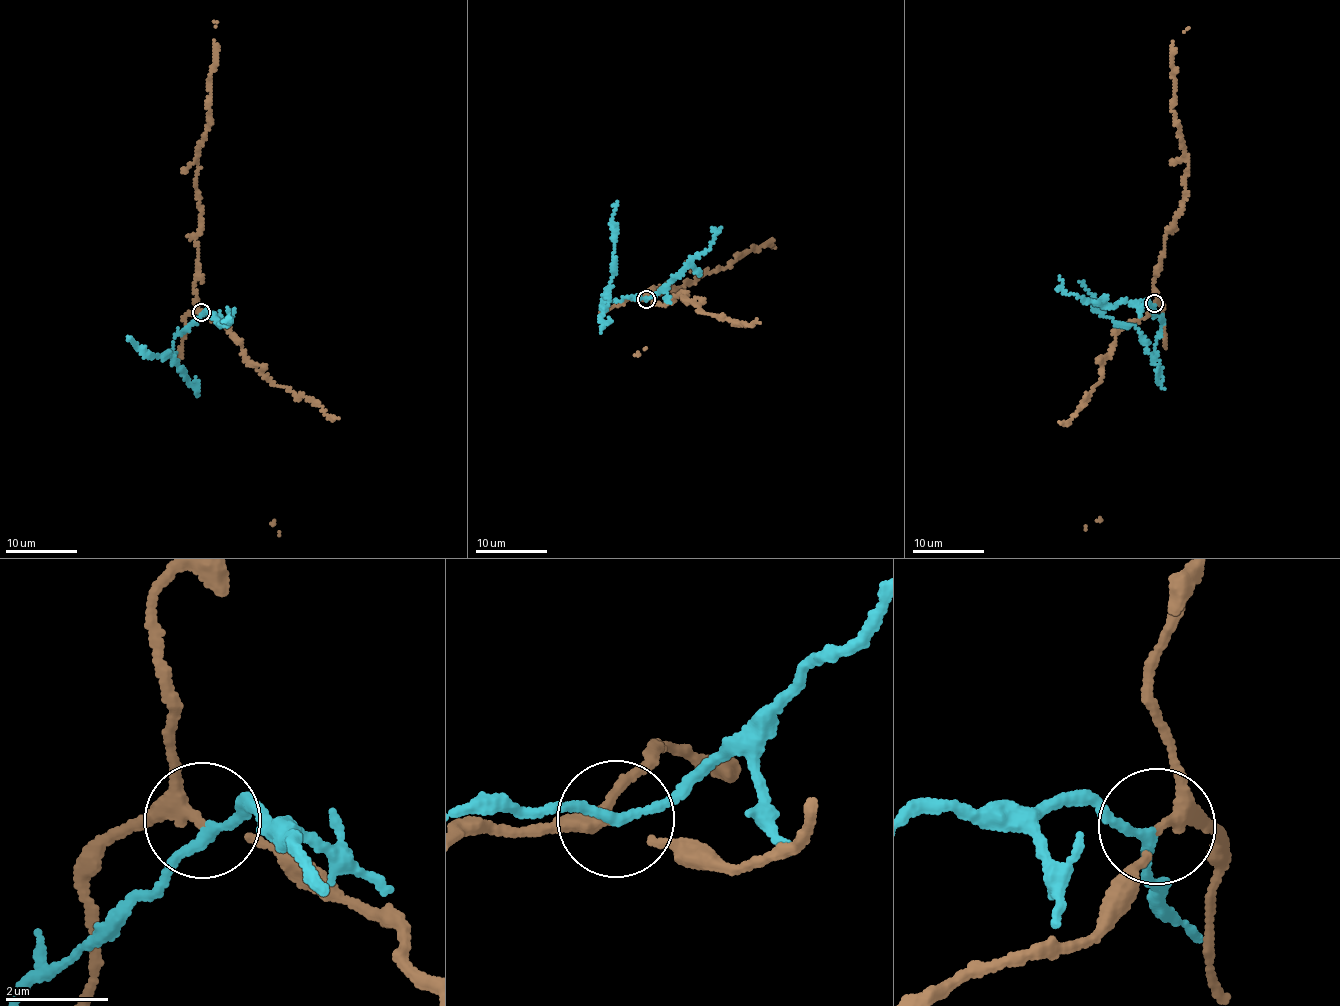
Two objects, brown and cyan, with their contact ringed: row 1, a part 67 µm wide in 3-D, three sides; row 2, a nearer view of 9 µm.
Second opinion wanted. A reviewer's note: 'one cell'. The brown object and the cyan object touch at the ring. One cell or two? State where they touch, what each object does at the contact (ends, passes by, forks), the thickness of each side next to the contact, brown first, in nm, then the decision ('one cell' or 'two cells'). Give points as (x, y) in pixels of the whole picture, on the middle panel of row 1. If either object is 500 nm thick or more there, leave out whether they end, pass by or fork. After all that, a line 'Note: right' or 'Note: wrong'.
at (646, 299); brown forks there; cyan passes by; 170 nm thick on the brown side, 170 nm on the other; two cells
Note: wrong

